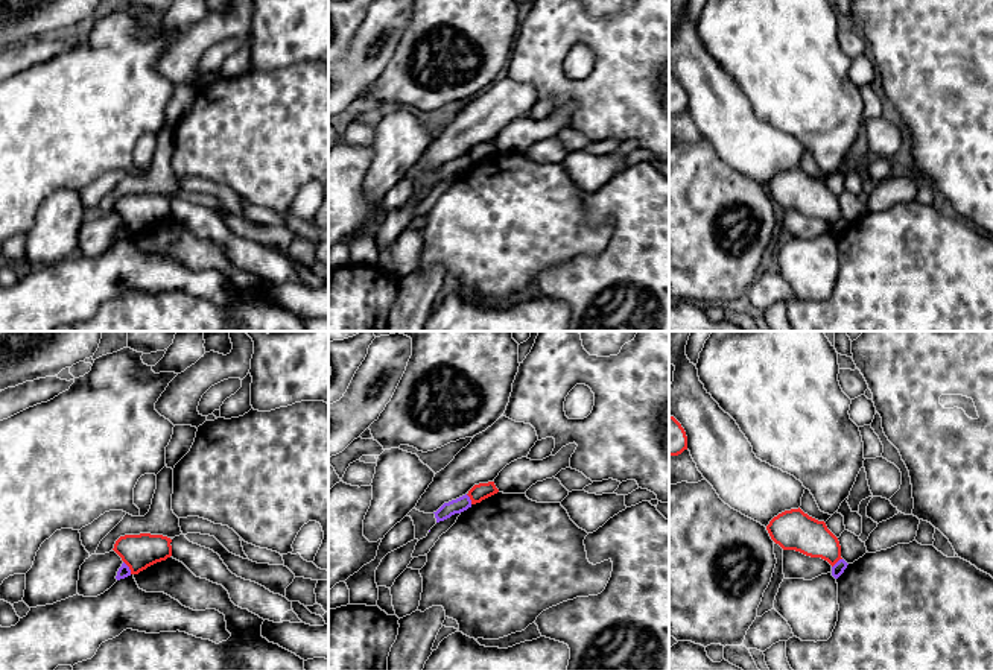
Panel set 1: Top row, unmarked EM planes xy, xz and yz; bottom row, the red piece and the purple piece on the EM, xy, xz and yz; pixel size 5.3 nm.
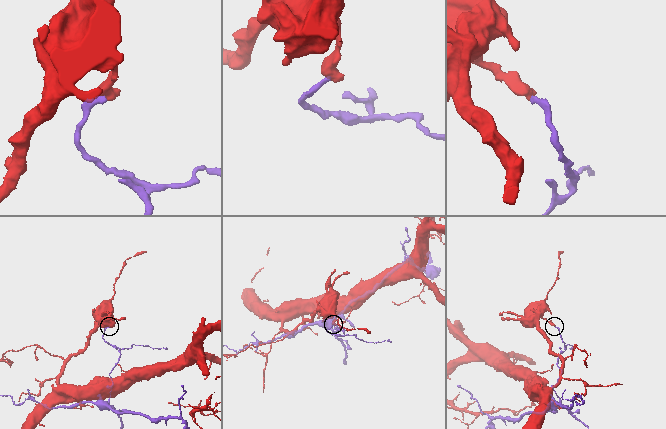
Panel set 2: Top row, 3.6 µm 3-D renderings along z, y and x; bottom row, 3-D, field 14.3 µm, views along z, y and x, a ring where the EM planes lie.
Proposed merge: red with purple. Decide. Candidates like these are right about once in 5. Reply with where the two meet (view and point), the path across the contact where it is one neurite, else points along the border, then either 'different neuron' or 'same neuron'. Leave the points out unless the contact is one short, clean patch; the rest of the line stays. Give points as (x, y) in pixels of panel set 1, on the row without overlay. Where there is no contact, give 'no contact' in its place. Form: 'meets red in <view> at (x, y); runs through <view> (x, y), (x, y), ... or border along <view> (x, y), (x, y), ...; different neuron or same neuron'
meets red in xy at (128, 225); different neuron

